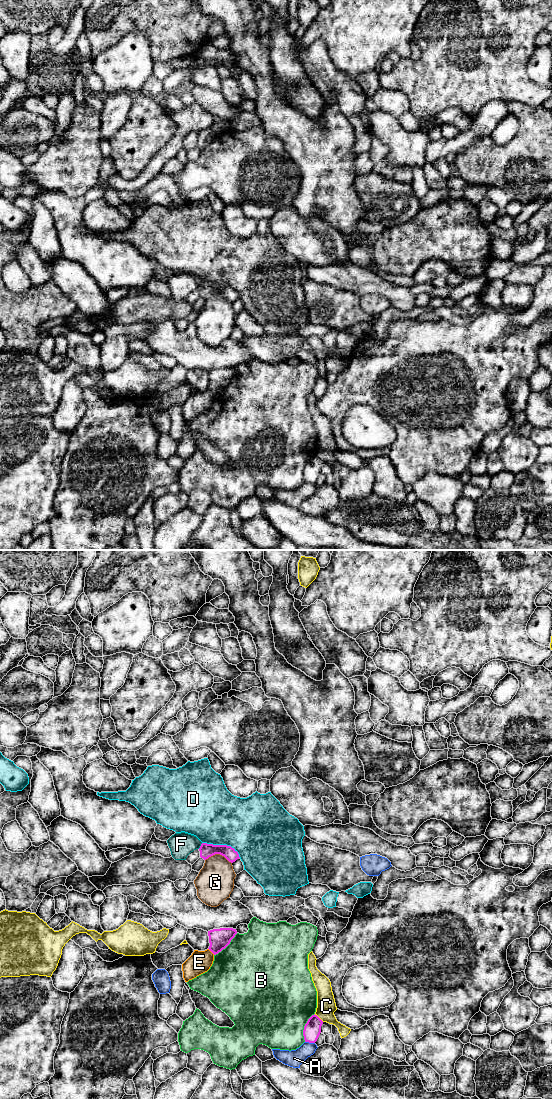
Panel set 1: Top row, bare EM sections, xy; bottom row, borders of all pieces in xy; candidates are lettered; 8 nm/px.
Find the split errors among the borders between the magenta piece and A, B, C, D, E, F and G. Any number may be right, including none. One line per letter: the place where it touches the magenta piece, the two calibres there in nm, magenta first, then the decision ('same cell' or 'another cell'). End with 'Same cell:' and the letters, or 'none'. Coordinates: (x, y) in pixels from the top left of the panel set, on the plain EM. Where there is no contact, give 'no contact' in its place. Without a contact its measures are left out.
A: xy (310, 482) | 140/140 nm | another cell
B: xy (304, 467) | 140/500 nm | another cell
C: xy (318, 457) | 140/160 nm | another cell
D: xy (222, 285) | 110/440 nm | another cell
E: xy (211, 391) | 170/180 nm | another cell
F: xy (200, 286) | 110/190 nm | another cell
G: xy (218, 293) | 110/300 nm | another cell
Same cell: none

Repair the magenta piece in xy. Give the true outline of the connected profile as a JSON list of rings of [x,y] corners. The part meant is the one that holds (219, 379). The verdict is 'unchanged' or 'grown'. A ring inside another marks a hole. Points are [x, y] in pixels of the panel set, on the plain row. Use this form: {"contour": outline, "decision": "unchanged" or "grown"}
{"contour": [[[220,368],[208,371],[210,383],[208,389],[214,395],[218,394],[230,384],[236,374],[237,371],[233,368]]], "decision": "unchanged"}

